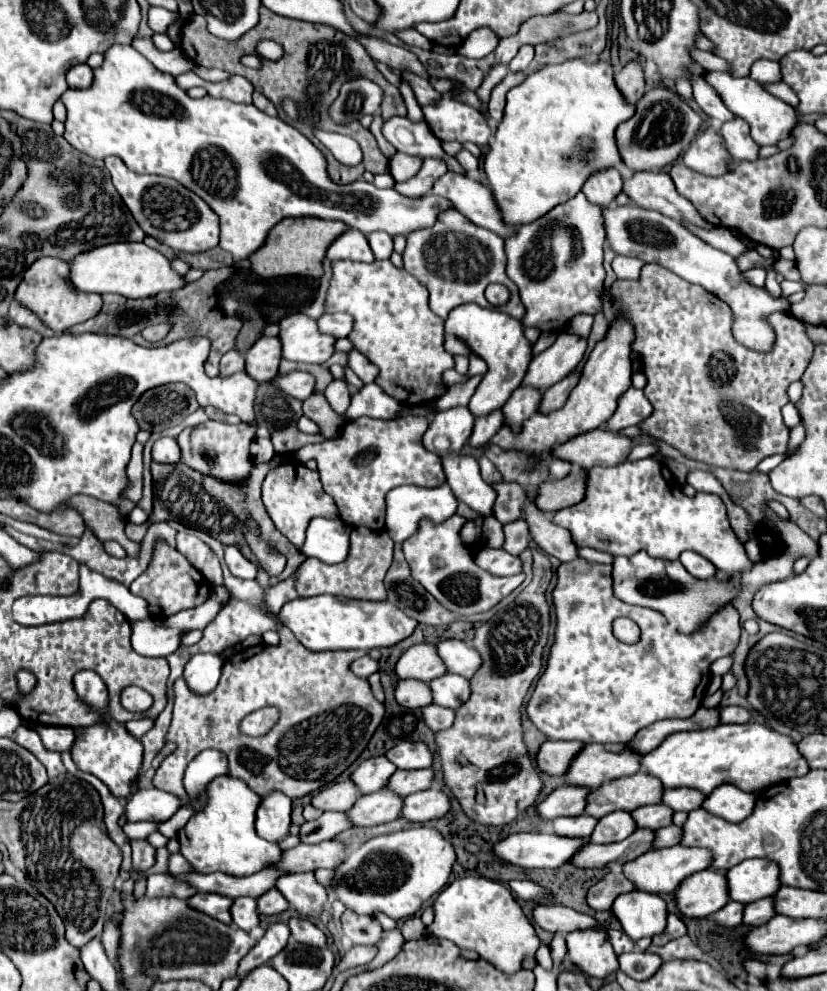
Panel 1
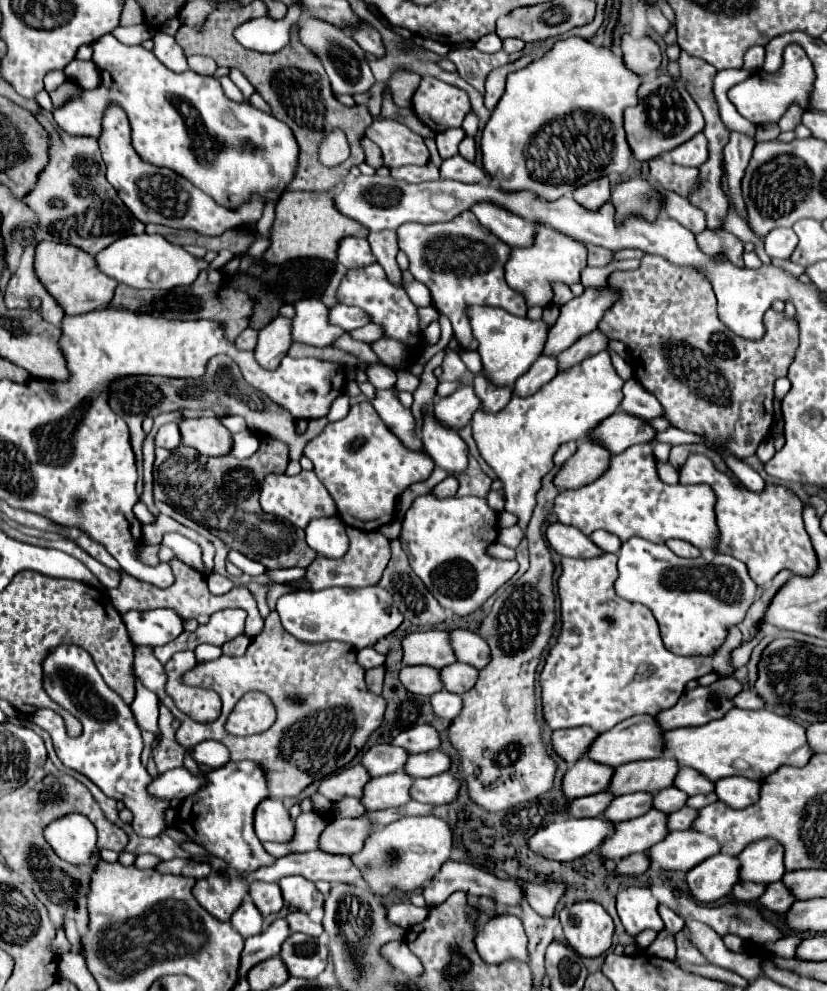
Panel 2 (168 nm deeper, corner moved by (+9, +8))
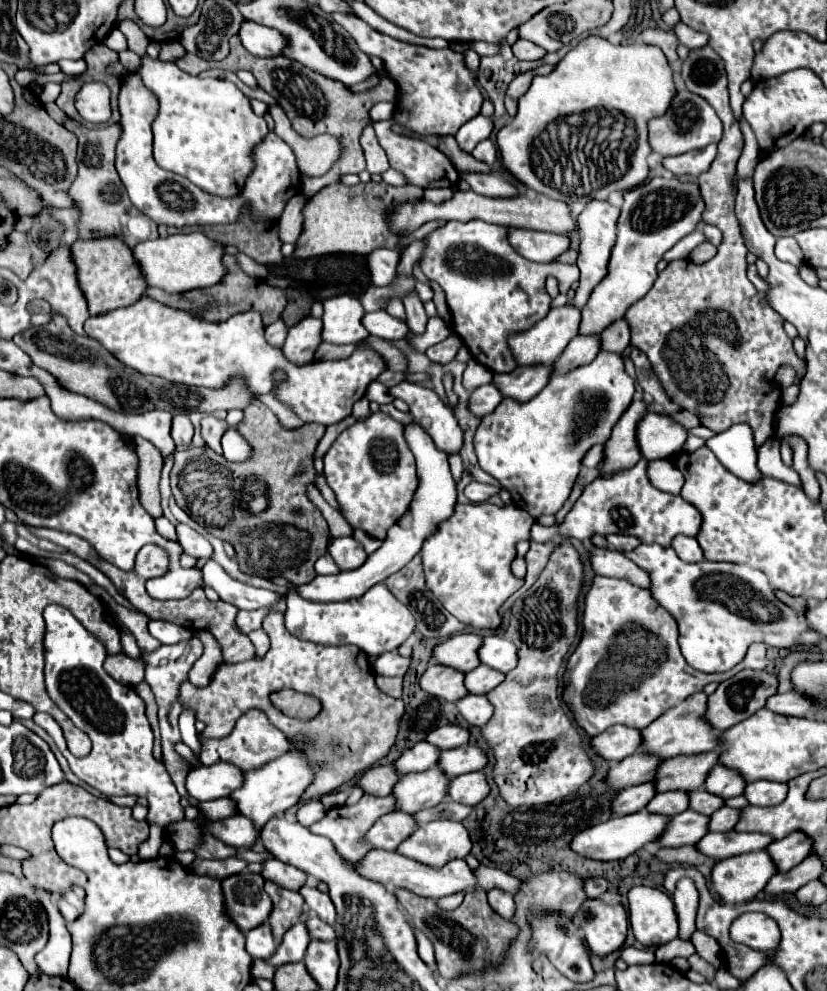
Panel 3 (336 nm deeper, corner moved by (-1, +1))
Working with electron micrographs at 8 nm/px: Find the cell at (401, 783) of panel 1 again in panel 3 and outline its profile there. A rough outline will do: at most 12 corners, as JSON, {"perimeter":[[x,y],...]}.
{"perimeter":[[457,747],[439,753],[447,777],[481,771],[487,763],[479,747]]}

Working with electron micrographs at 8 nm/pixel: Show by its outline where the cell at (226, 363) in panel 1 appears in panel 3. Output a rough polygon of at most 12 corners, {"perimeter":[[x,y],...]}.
{"perimeter":[[281,319],[265,329],[265,339],[273,347],[281,347],[287,327]]}

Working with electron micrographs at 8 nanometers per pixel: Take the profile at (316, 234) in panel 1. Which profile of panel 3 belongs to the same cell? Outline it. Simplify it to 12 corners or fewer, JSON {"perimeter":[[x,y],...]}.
{"perimeter":[[337,183],[303,207],[295,259],[397,249],[389,207],[415,185]]}

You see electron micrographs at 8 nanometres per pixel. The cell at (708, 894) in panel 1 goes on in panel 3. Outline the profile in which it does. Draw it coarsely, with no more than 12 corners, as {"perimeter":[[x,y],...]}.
{"perimeter":[[767,851],[715,863],[725,903],[753,899],[775,875]]}

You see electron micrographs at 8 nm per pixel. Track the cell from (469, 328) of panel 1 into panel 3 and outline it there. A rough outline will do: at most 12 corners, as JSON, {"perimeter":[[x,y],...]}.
{"perimeter":[[551,309],[507,339],[517,365],[549,367],[577,335],[579,309]]}

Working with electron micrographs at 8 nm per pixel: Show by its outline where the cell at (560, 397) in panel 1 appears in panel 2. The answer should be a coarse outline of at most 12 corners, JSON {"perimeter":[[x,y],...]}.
{"perimeter":[[601,330],[581,336],[559,354],[559,370],[605,350]]}

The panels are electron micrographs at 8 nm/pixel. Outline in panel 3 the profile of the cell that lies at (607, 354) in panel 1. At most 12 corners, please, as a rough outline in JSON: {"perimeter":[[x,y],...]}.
{"perimeter":[[621,355],[549,383],[527,403],[491,383],[479,465],[533,519],[555,515],[583,455],[607,441],[635,381]]}

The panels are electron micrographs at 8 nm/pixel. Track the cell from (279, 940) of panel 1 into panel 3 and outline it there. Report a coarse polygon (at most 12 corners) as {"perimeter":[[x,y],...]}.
{"perimeter":[[295,923],[265,963],[303,961],[309,945],[305,923]]}

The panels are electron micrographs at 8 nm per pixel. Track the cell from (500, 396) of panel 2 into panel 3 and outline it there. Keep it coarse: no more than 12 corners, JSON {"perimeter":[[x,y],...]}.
{"perimeter":[[543,365],[493,373],[503,397],[523,403],[547,385]]}

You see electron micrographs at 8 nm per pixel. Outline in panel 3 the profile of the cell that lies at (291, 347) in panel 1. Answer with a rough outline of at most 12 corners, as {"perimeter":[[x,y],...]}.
{"perimeter":[[357,297],[323,301],[321,339],[331,345],[359,343],[361,325]]}

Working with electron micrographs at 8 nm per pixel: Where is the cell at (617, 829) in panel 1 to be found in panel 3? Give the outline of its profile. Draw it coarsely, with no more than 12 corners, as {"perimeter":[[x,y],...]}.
{"perimeter":[[685,791],[657,793],[645,811],[677,815],[687,809]]}

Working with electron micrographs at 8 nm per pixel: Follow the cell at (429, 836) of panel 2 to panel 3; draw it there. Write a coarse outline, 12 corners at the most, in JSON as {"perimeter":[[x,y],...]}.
{"perimeter":[[457,821],[419,825],[397,853],[443,867],[471,851]]}

